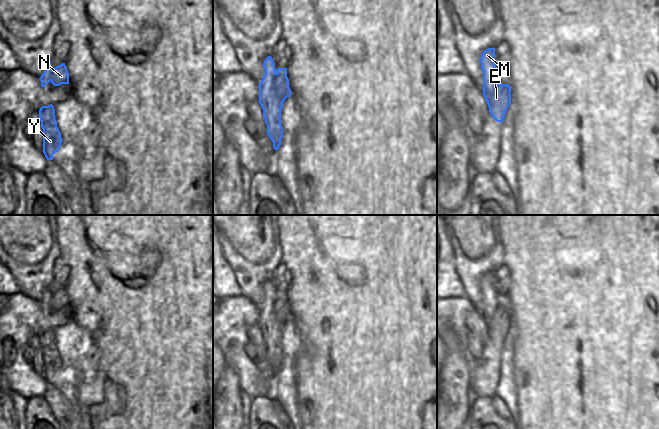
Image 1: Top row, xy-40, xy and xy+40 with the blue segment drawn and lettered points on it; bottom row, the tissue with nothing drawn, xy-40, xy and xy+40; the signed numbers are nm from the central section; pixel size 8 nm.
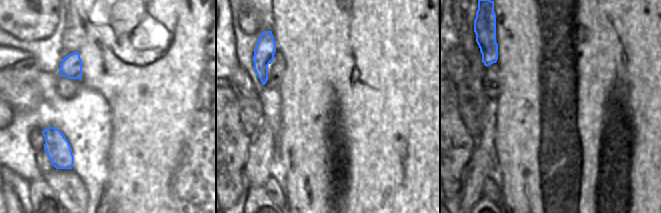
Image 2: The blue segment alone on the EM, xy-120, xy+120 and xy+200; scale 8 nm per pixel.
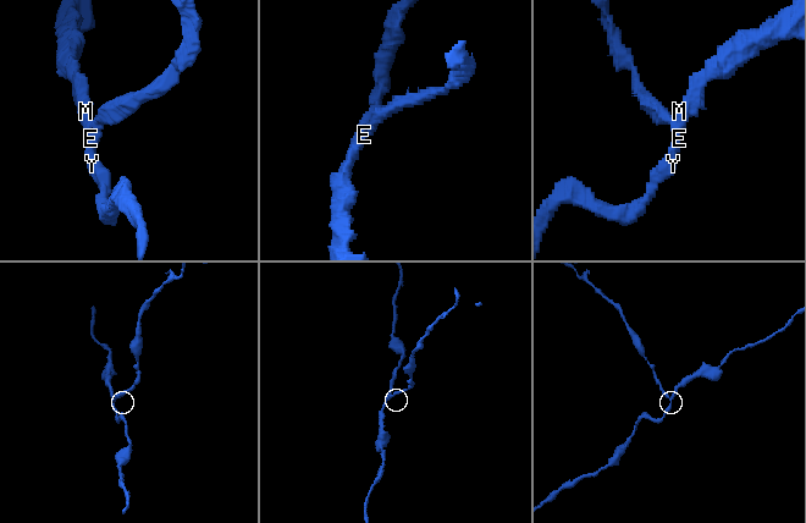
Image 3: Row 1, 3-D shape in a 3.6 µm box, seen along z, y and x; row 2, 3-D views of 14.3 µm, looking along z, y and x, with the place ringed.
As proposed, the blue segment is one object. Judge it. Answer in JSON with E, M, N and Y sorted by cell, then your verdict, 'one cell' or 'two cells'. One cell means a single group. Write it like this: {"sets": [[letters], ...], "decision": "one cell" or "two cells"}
{"sets": [["E", "M", "Y"], ["N"]], "decision": "two cells"}

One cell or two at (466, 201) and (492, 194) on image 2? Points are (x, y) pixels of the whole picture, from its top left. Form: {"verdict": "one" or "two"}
{"verdict": "two"}

